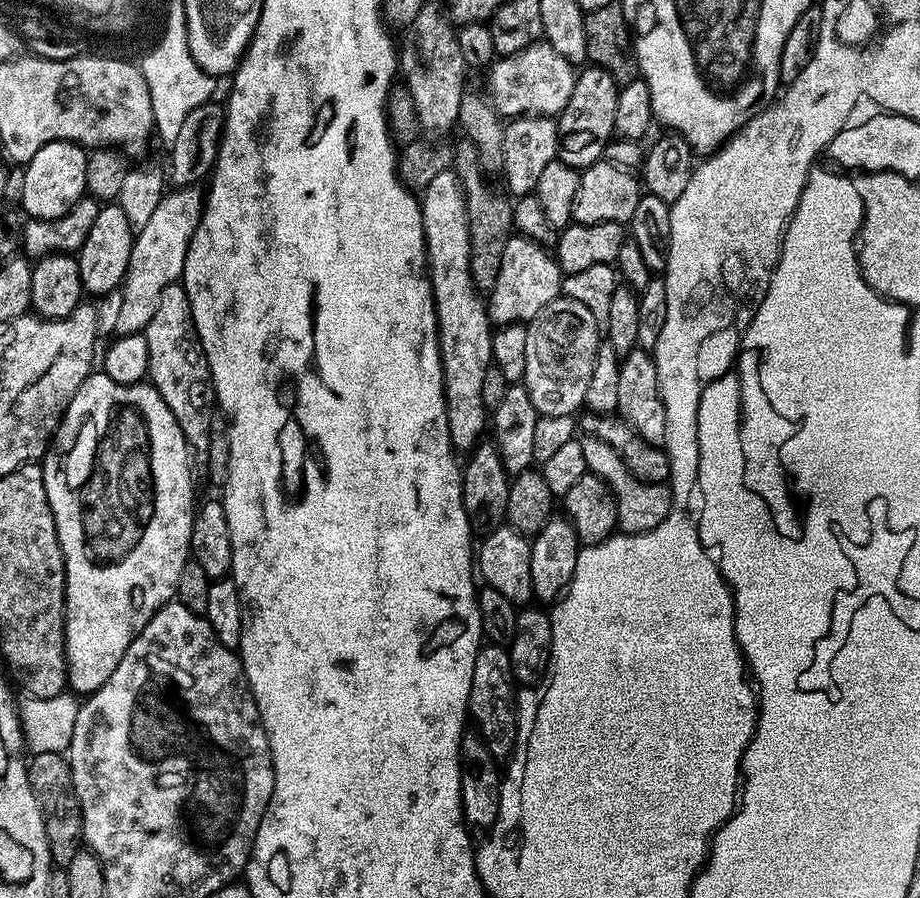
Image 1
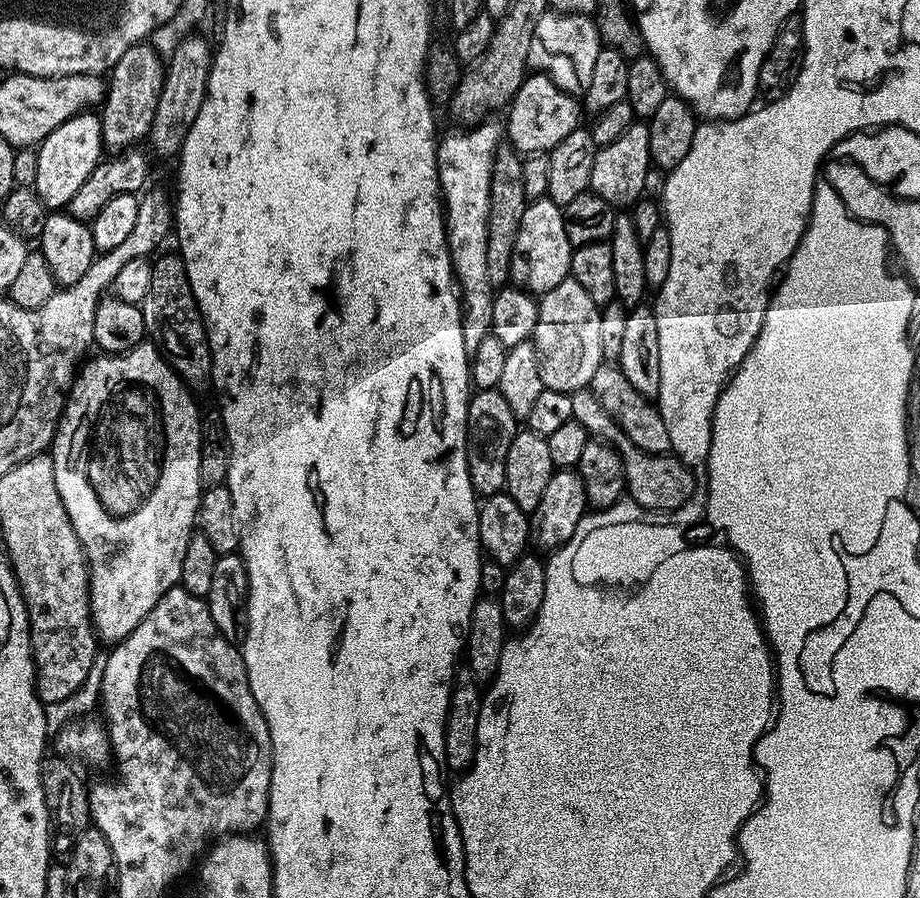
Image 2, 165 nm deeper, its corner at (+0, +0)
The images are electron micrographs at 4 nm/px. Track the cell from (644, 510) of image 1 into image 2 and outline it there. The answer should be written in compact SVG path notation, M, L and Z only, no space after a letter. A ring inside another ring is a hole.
M583 388L577 392L571 393L572 397L572 419L578 425L581 424L589 433L589 437L604 441L616 448L617 453L621 456L621 460L625 466L625 486L627 495L634 502L638 502L638 506L642 506L651 512L663 512L665 514L675 512L682 507L686 501L693 499L696 488L696 480L693 469L687 468L686 465L679 460L675 454L659 456L658 454L650 454L646 450L642 450L638 446L634 446L634 442L630 442L630 438L626 438L626 430L622 430L622 426L612 415L609 408L602 406L599 396L595 396L588 388Z

